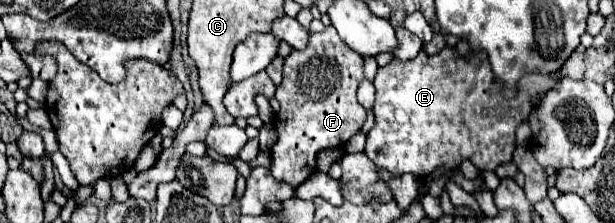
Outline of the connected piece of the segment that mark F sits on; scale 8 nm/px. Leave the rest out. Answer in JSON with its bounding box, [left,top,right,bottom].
[271,27,367,187]

